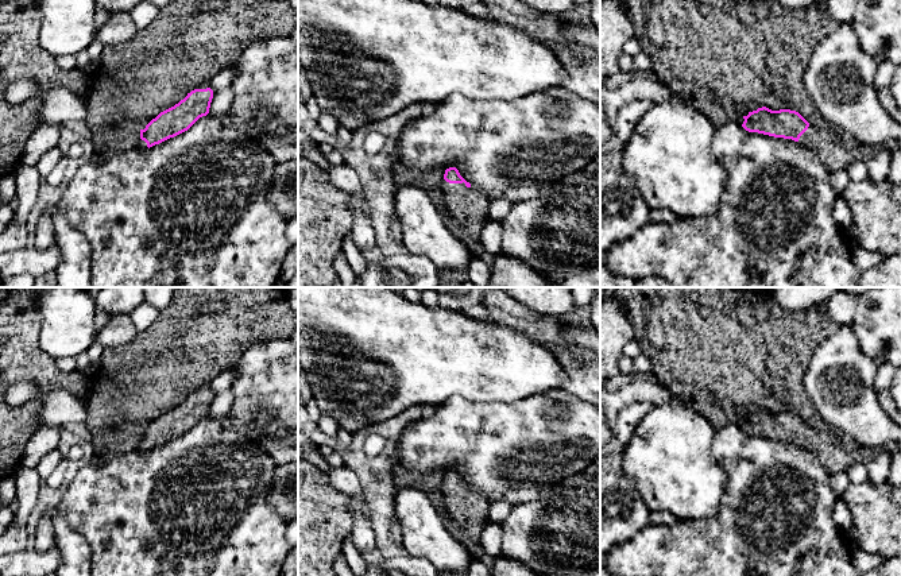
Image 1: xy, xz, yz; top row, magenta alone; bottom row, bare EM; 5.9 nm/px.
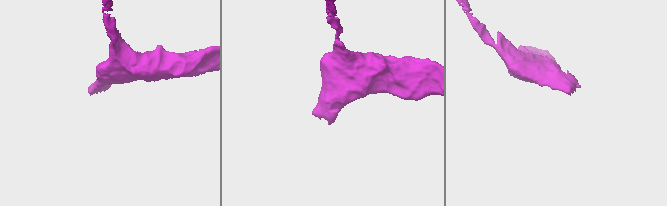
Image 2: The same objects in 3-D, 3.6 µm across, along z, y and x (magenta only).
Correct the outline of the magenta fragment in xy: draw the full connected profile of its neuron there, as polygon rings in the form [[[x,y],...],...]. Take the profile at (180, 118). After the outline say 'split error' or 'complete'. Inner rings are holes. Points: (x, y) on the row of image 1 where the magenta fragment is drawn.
[[[194,89],[174,107],[161,112],[140,129],[139,150],[150,148],[187,131],[200,117],[209,113],[213,90]]] | split error

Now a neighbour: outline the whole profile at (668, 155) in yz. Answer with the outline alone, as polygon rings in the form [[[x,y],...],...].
[[[674,96],[654,101],[641,117],[622,146],[622,167],[634,179],[650,210],[666,209],[680,219],[718,213],[728,174],[711,150],[715,132],[716,127],[703,112]]]

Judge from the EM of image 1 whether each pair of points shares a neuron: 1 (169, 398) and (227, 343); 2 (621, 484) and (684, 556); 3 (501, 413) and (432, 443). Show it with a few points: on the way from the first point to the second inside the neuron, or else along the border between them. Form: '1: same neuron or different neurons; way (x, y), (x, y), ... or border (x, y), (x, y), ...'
1: same neuron; way (182, 383), (212, 354)
2: different neurons; border (648, 524), (631, 538), (622, 542)
3: same neuron; way (483, 425), (470, 436), (449, 439)

